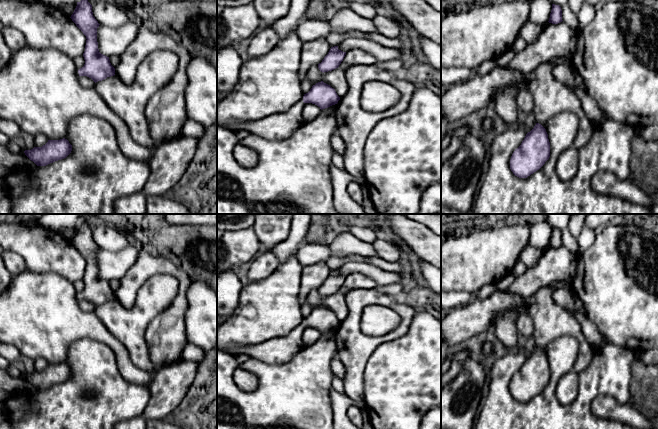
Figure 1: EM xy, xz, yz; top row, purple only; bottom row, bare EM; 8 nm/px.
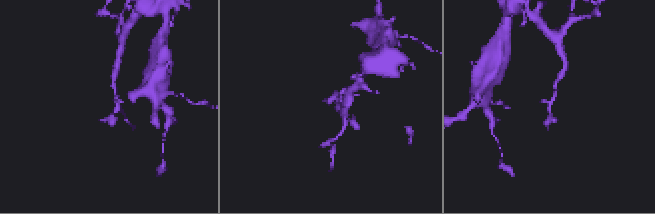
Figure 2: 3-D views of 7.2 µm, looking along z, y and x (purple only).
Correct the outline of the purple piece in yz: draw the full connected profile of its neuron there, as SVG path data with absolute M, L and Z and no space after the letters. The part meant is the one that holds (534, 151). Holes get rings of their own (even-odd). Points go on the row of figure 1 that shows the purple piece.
M539 123L528 132L510 159L510 169L519 178L527 178L539 170L550 157L546 129Z

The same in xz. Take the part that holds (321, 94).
M323 81L316 83L312 86L310 91L303 96L303 100L296 103L289 111L286 113L275 114L272 116L268 116L264 119L259 121L252 121L252 122L239 122L235 123L234 125L230 126L229 128L233 131L246 131L250 134L257 135L264 139L268 140L283 140L288 139L292 136L296 129L298 129L302 124L302 109L305 103L312 103L317 105L321 110L328 108L332 105L335 105L340 100L340 97L337 95L334 88L330 85L324 83Z

